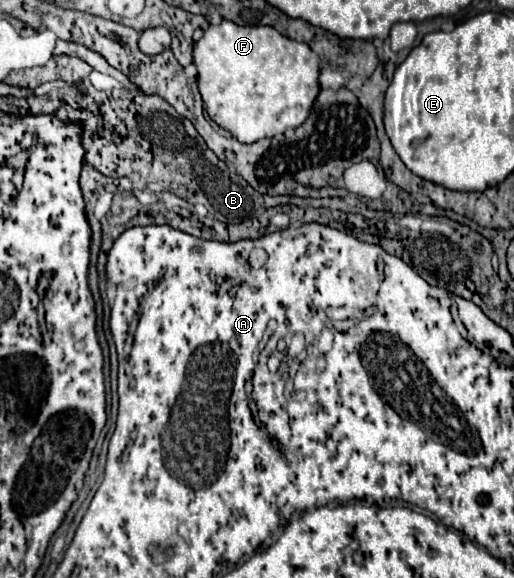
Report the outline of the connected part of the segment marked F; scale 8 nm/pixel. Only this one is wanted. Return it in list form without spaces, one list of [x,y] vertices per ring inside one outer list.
[[[226,18],[220,24],[210,24],[194,44],[194,64],[198,68],[198,88],[208,116],[246,144],[282,134],[286,128],[300,126],[308,118],[320,90],[318,54],[312,52],[306,42],[290,40],[272,26],[238,26]]]

